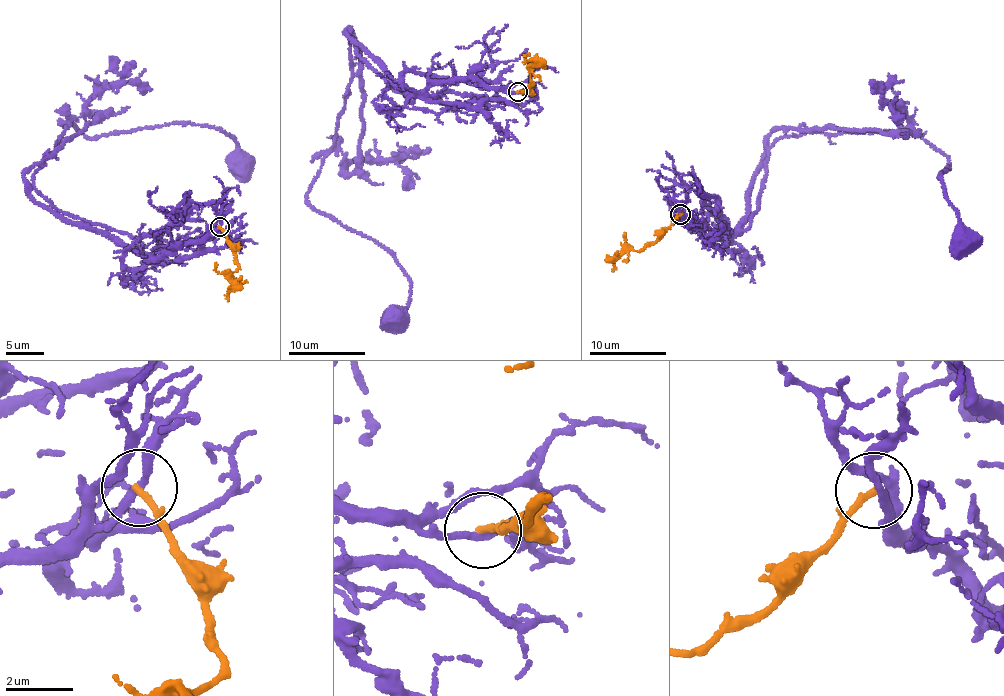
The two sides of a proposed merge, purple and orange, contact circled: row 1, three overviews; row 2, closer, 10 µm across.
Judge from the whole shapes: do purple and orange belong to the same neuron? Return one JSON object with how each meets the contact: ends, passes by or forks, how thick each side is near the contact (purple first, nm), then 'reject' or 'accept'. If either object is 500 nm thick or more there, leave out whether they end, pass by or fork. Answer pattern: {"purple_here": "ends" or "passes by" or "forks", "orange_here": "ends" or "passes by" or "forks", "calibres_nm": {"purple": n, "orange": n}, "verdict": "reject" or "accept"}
{"purple_here": "passes by", "orange_here": "ends", "calibres_nm": {"purple": 200, "orange": 190}, "verdict": "reject"}

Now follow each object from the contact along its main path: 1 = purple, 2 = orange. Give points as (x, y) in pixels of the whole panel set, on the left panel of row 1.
1: (221, 226), (150, 256), (59, 210), (32, 176), (74, 122), (97, 138), (206, 124), (240, 162)
2: (220, 226), (233, 247), (238, 266), (228, 274), (231, 287), (227, 301)

